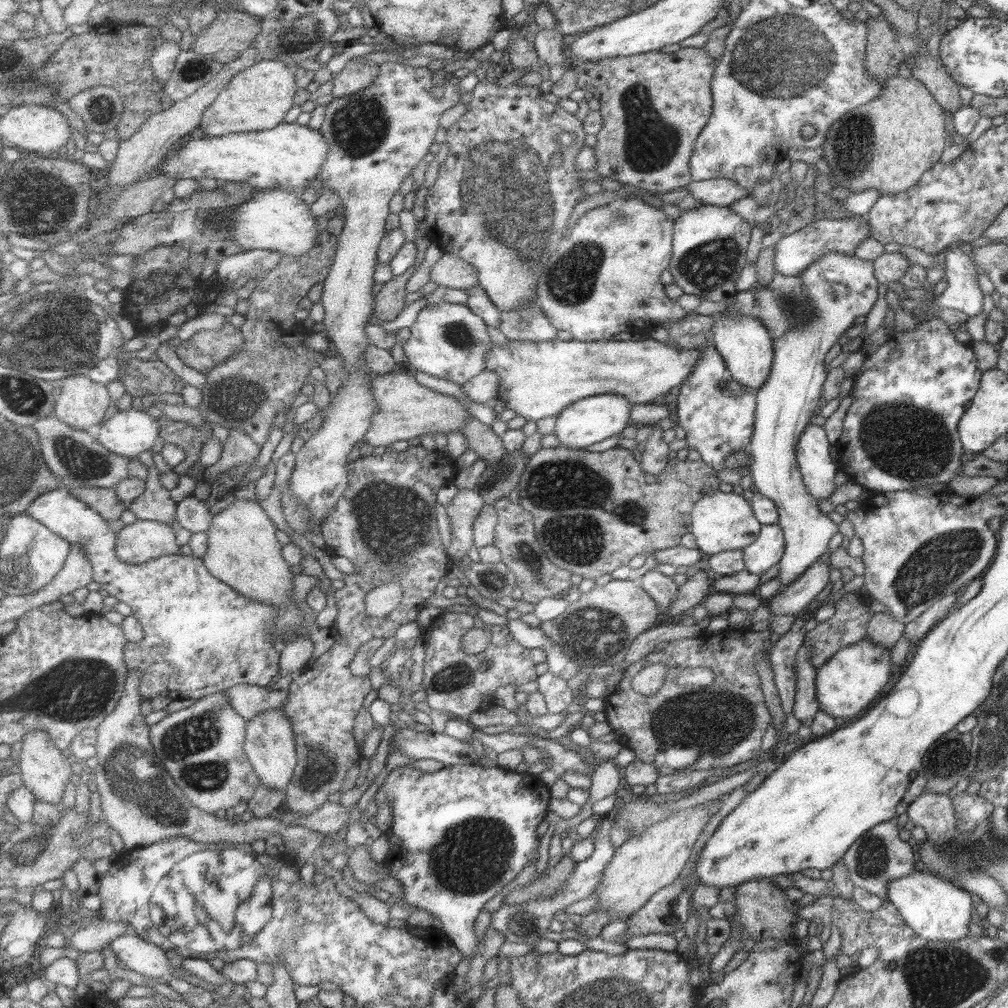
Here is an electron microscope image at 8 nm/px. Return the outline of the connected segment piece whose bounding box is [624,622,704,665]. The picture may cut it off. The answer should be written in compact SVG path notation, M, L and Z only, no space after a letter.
M674 622L663 626L655 626L648 628L645 632L636 636L629 644L627 653L624 655L625 664L631 665L647 656L653 651L653 648L663 642L663 640L673 640L675 637L679 639L691 638L703 633L703 629L698 623L687 625L675 624Z

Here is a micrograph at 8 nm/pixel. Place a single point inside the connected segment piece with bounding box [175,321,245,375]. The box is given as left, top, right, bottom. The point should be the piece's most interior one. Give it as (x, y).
(207, 349)

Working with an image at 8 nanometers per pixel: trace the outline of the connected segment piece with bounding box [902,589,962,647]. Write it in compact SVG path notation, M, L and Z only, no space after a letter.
M962 589L956 590L953 594L935 601L928 609L925 609L919 616L904 625L902 635L908 638L914 647L940 620L947 614L947 610L957 602Z

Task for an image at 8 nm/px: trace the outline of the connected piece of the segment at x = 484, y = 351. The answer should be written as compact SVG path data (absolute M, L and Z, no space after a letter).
M449 301L440 303L435 304L435 306L426 306L418 314L418 319L410 326L412 333L402 346L405 360L410 362L413 372L425 372L462 386L486 370L487 359L490 356L492 346L494 346L493 340L491 340L486 322L467 304L453 304Z

